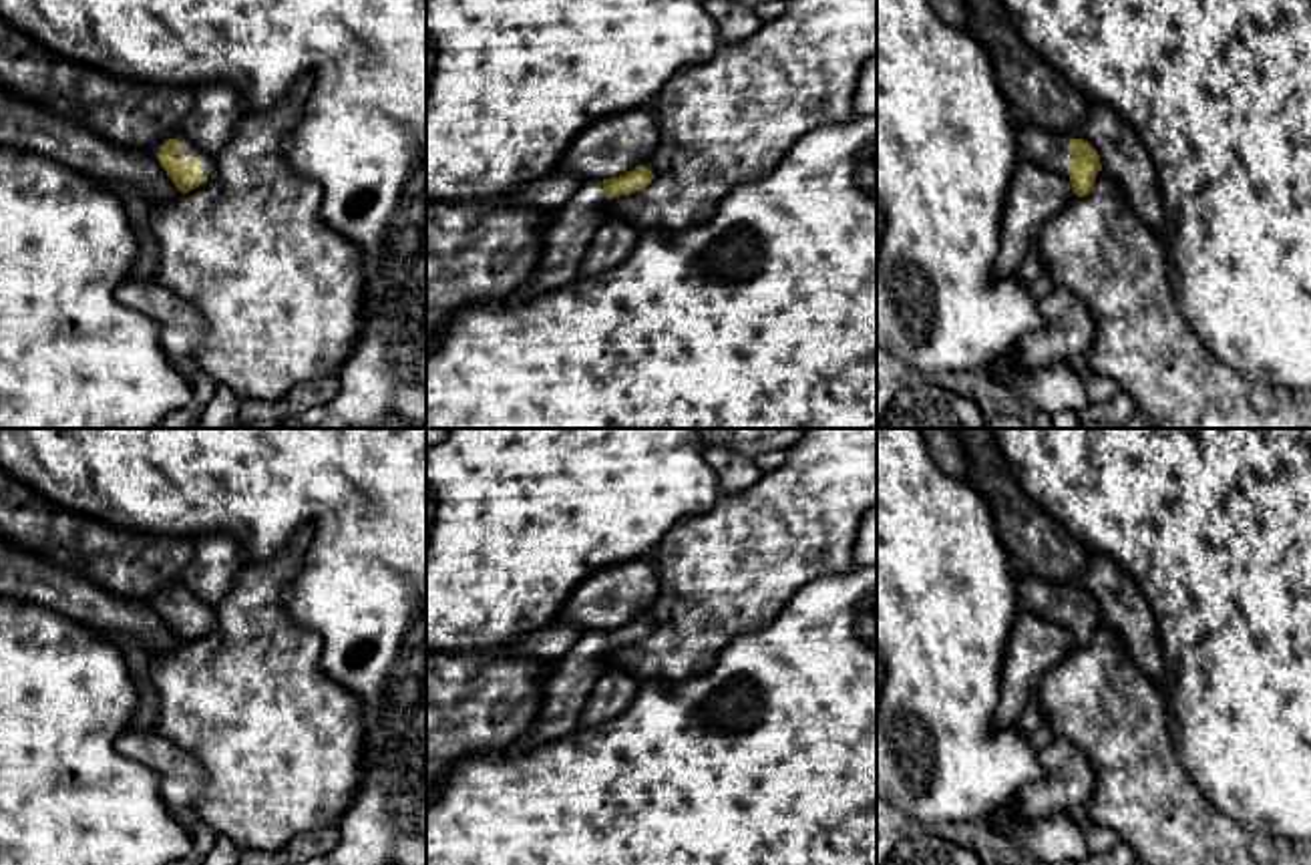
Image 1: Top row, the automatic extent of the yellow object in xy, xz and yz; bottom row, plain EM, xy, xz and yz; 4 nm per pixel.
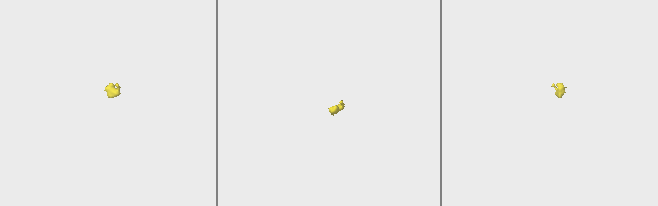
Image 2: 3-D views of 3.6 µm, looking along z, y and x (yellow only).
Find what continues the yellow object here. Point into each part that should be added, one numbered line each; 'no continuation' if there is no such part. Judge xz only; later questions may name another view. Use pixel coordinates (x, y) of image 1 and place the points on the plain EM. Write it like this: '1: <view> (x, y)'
1: xz (568, 688)

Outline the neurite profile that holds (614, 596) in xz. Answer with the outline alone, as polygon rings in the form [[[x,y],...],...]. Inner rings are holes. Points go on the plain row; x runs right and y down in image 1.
[[[653,555],[605,567],[573,587],[555,624],[613,630],[645,616],[660,591]]]

